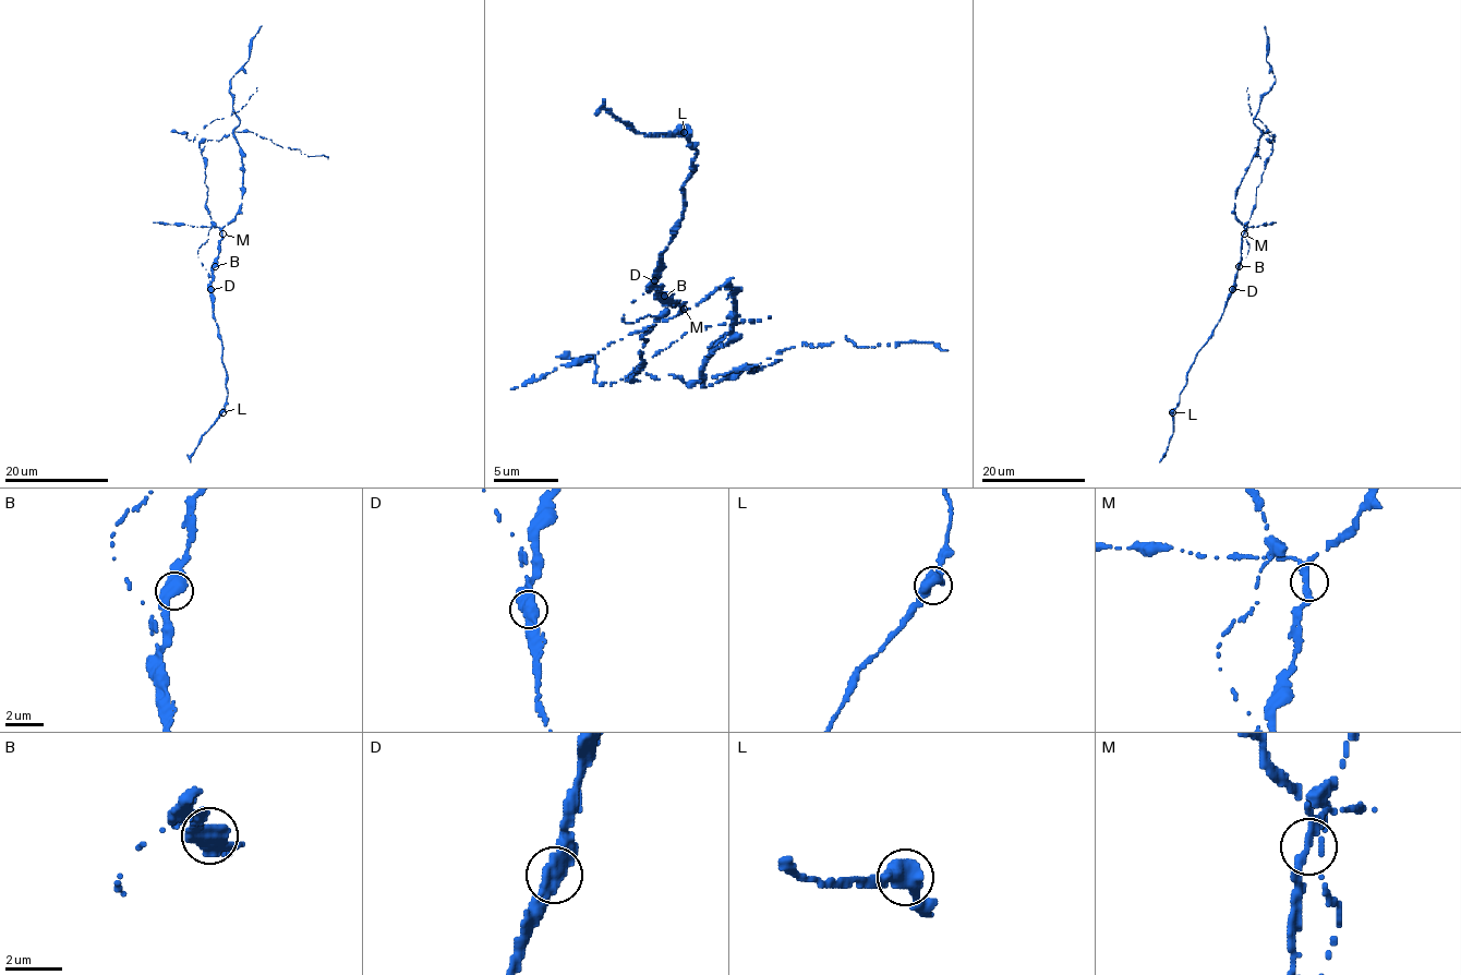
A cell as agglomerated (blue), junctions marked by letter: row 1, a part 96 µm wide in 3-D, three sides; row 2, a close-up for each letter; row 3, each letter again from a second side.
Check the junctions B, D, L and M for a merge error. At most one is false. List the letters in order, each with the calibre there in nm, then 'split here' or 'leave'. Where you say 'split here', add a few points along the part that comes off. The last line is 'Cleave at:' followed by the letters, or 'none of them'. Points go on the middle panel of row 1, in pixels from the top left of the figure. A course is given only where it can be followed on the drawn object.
B: 500 nm | leave
D: 500 nm | split here | (655, 280), (623, 319), (659, 319), (626, 380), (642, 370), (697, 383), (848, 338), (948, 351)
L: 500 nm | leave
M: 240 nm | leave
Cleave at: D

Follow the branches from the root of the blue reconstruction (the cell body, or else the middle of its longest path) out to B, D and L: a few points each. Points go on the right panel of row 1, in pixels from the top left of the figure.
B: (1244, 235), (1239, 266)
D: (1244, 235), (1232, 289)
L: (1244, 235), (1232, 293), (1211, 337), (1196, 357), (1179, 396), (1179, 405), (1172, 412)

